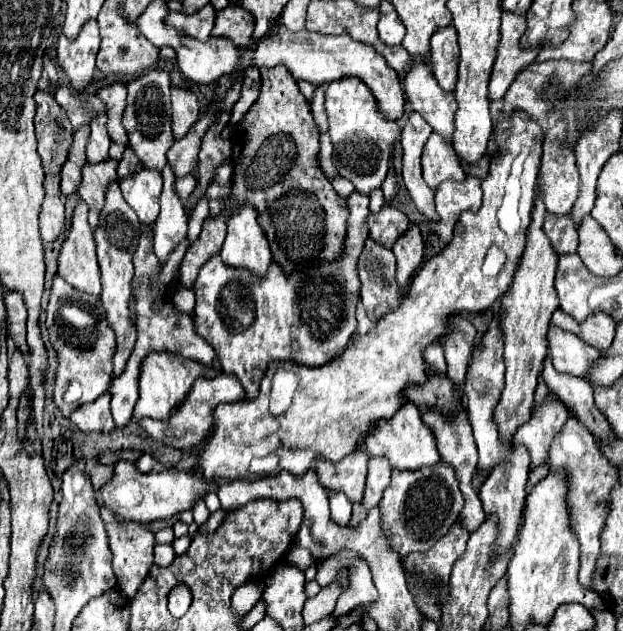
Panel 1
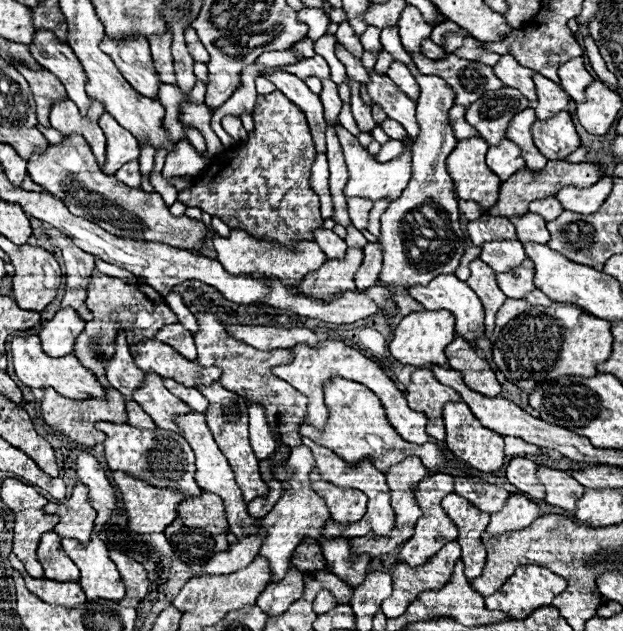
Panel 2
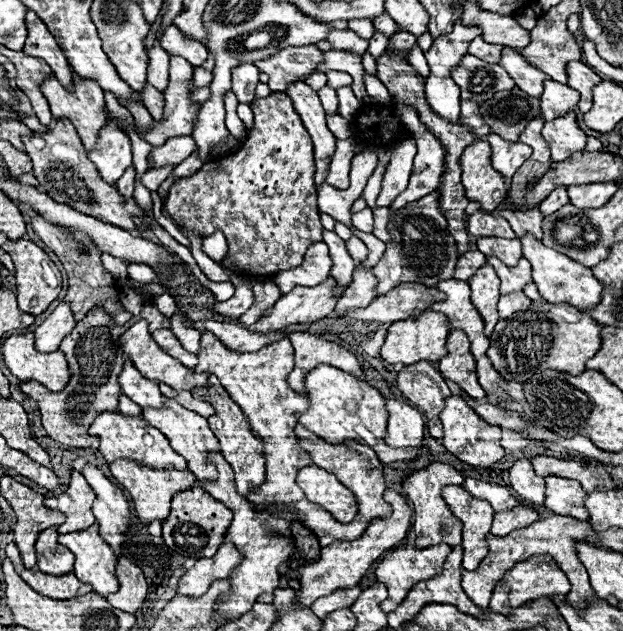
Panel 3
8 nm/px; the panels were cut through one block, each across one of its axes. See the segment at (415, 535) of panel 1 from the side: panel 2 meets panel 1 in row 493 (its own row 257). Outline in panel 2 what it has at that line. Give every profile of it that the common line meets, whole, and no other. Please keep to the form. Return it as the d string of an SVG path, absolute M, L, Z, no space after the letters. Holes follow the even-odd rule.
M386 28L380 34L384 50L398 62L404 62L414 74L420 88L416 118L420 134L412 140L412 178L400 198L392 200L382 214L380 242L384 248L384 266L380 272L382 286L414 286L426 284L438 274L452 274L464 254L464 234L458 222L458 200L454 196L452 180L446 172L446 158L454 150L454 134L450 134L448 110L454 106L454 92L434 75L420 74L410 54L400 44L398 28ZM434 234L440 234L436 238ZM406 242L406 250L404 250Z

